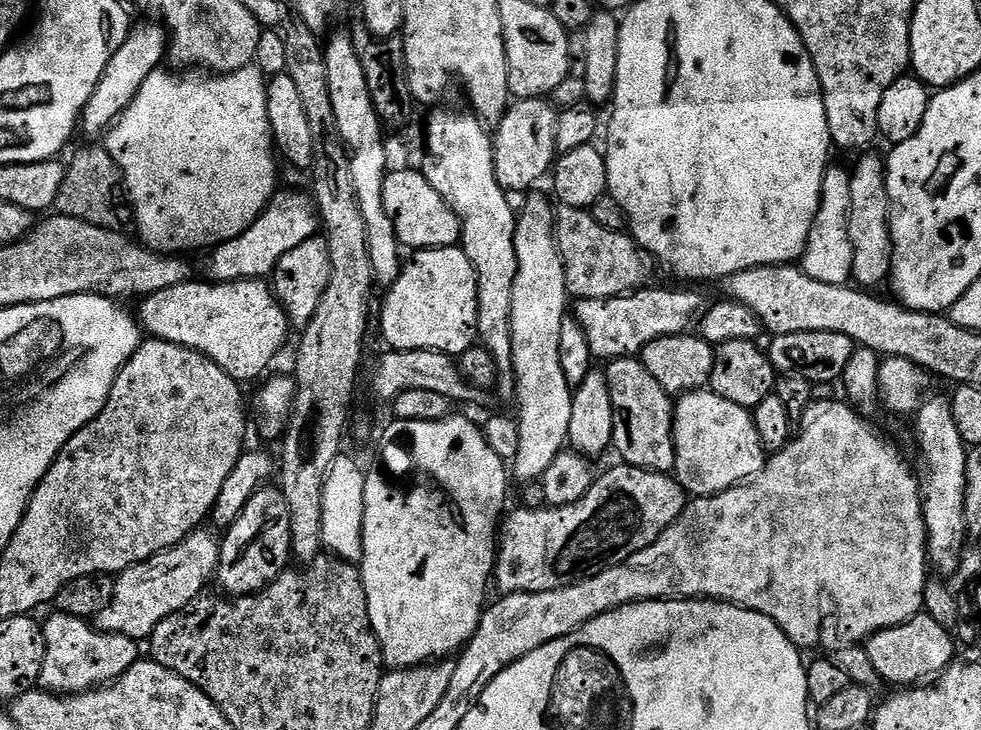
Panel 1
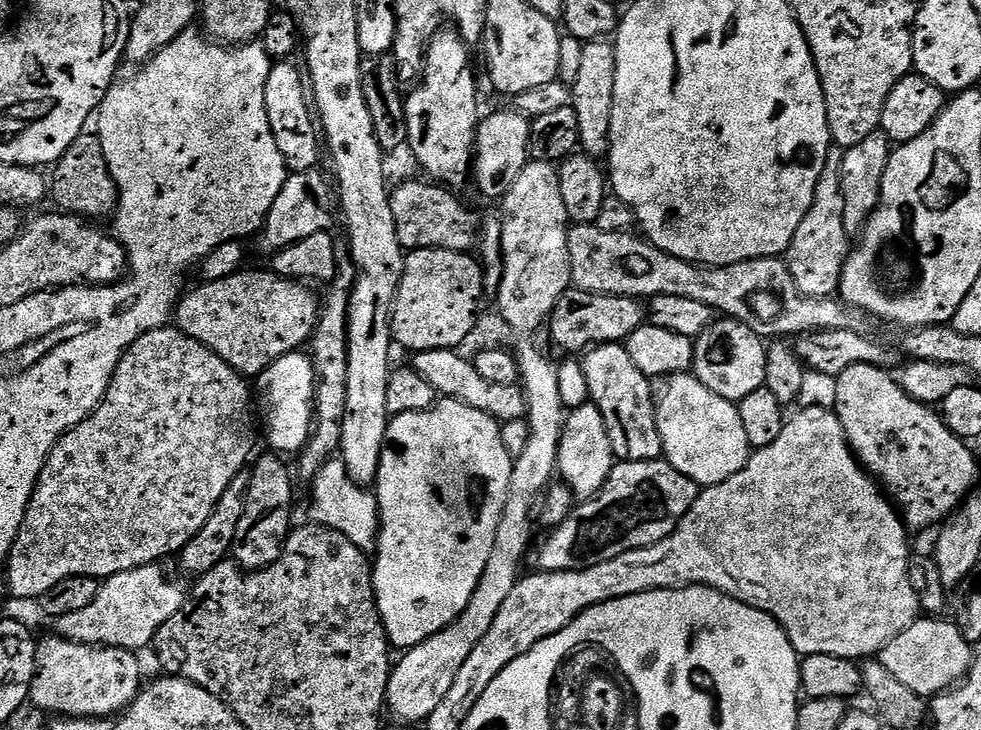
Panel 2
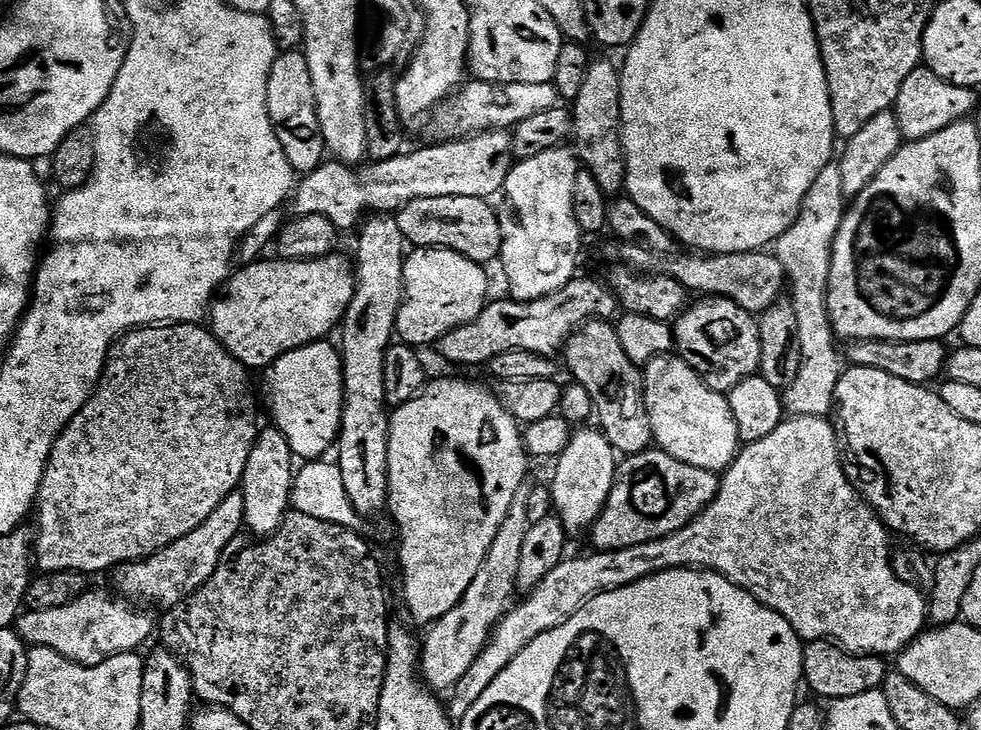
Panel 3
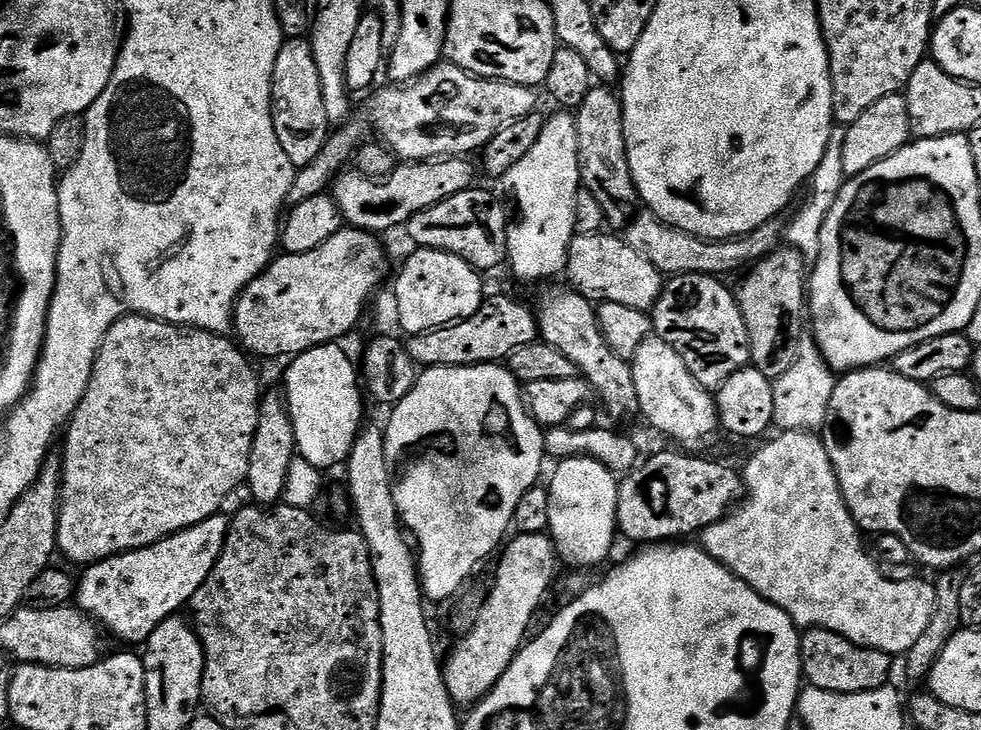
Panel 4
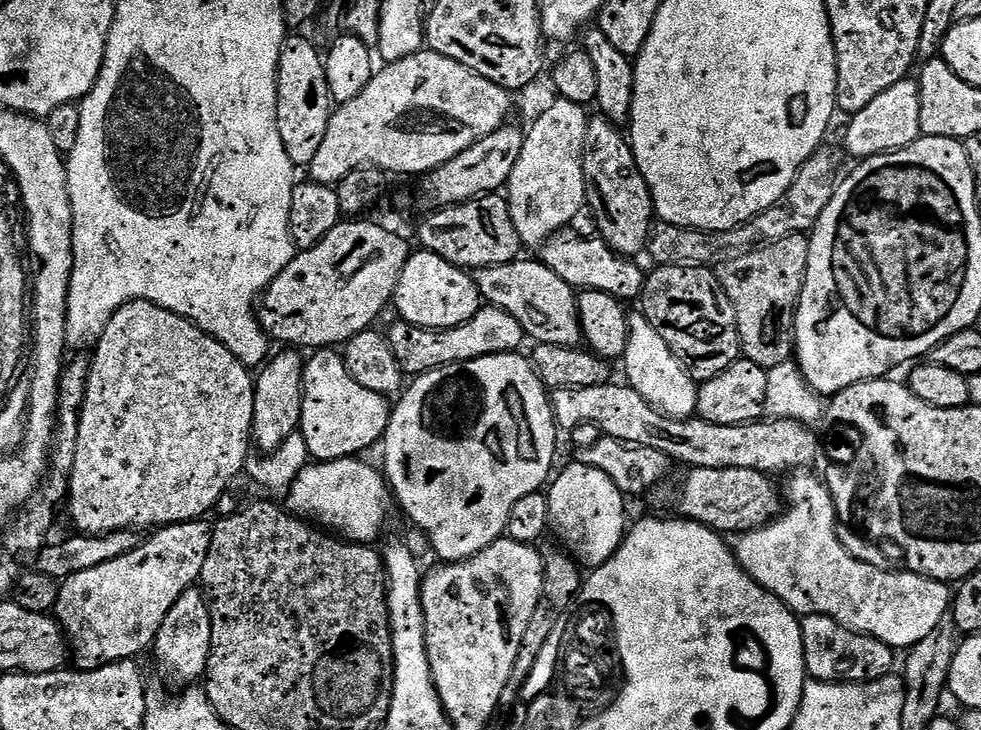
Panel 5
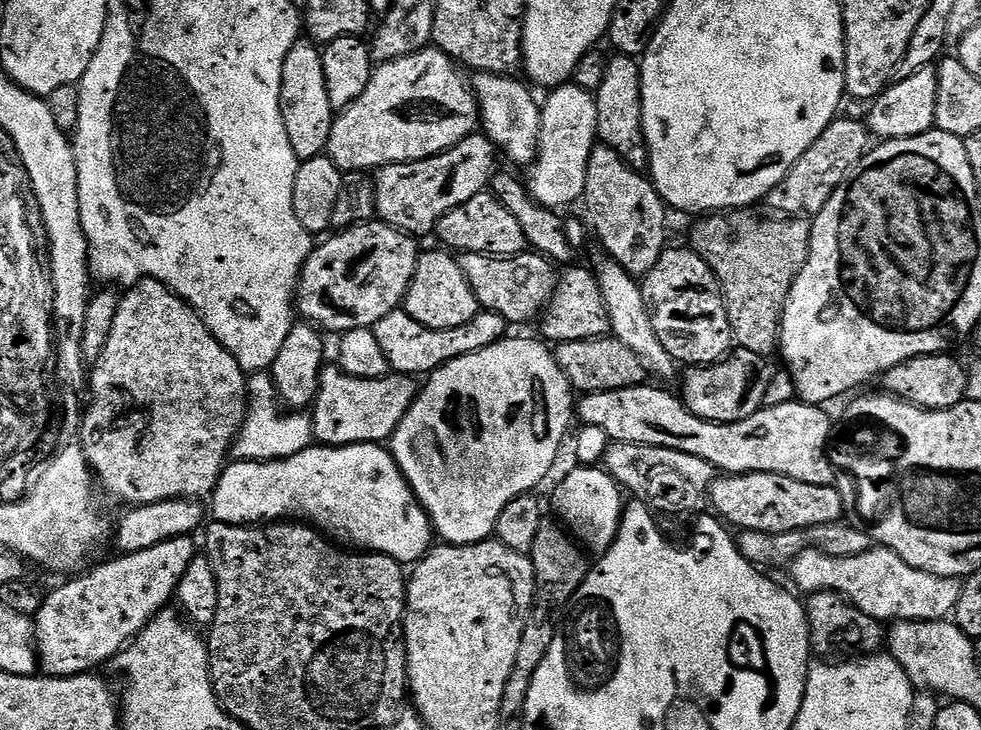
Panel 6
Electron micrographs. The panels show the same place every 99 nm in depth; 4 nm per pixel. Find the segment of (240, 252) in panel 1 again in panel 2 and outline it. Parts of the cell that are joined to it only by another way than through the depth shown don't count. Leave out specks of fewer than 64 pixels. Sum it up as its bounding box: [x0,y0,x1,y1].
[259,170,334,254]

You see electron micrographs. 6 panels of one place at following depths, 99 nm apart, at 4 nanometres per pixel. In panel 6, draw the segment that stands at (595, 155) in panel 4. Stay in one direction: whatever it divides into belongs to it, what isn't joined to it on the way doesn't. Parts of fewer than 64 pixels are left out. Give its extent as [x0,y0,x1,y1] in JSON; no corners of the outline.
[583,146,669,278]

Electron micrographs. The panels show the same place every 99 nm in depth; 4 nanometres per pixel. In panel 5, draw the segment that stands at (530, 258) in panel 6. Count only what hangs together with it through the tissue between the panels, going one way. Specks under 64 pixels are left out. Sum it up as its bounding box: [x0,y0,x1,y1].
[474,258,582,348]

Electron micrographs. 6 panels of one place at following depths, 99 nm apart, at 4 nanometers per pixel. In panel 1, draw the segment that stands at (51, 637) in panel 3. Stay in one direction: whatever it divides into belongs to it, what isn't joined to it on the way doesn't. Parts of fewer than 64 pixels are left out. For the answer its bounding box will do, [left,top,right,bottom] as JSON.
[95,530,220,642]

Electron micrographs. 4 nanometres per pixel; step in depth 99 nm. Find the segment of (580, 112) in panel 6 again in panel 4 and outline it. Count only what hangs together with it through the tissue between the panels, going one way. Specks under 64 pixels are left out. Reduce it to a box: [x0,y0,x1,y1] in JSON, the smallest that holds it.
[502,110,582,280]

